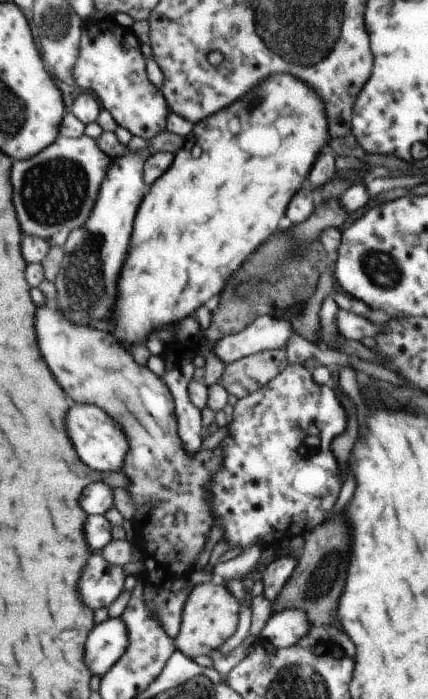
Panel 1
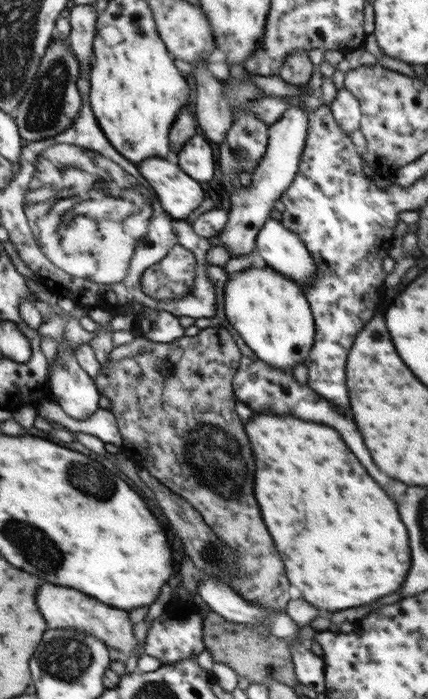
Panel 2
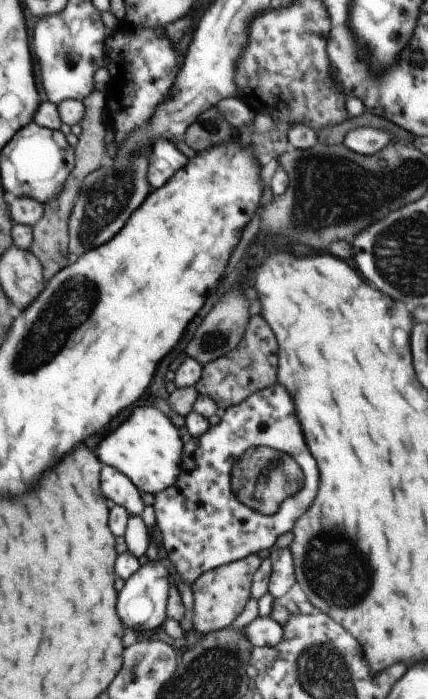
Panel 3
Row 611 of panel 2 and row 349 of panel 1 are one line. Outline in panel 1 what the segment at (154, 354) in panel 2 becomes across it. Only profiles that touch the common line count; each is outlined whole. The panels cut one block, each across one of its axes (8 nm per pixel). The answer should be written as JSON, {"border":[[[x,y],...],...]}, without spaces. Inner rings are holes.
{"border":[[[269,349],[225,364],[219,382],[228,395],[240,399],[268,385],[286,366],[289,366],[286,350]]]}

